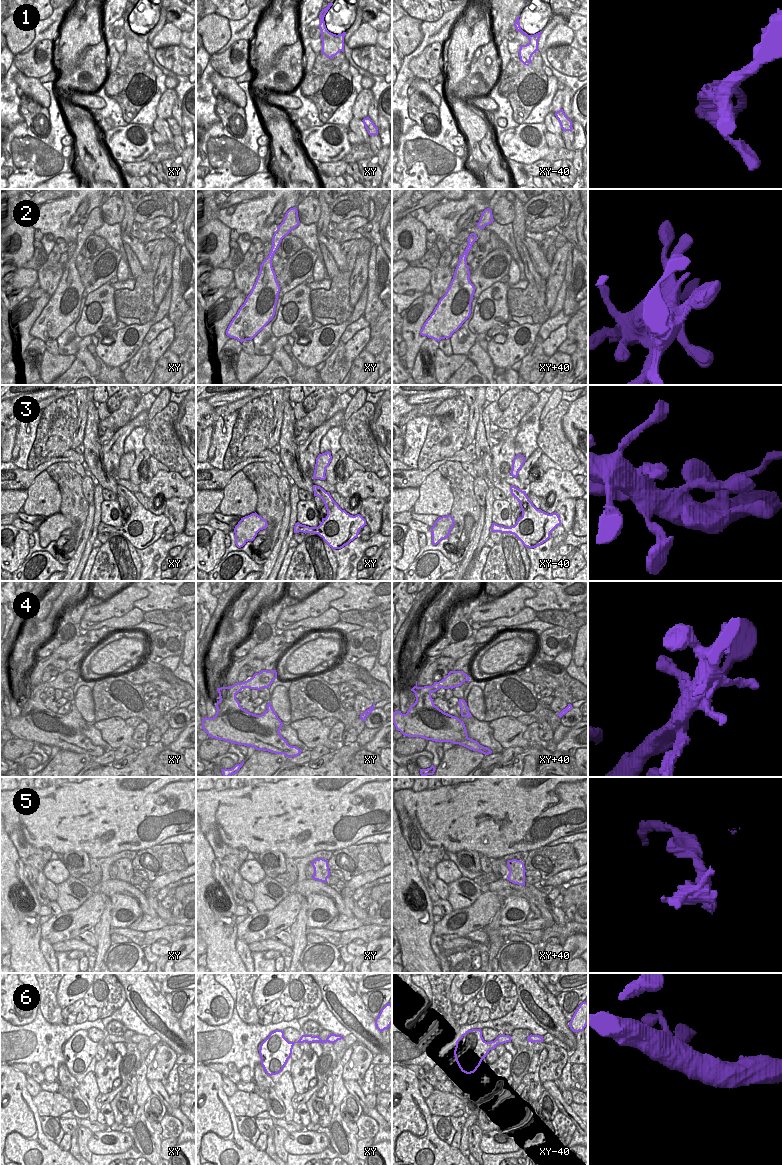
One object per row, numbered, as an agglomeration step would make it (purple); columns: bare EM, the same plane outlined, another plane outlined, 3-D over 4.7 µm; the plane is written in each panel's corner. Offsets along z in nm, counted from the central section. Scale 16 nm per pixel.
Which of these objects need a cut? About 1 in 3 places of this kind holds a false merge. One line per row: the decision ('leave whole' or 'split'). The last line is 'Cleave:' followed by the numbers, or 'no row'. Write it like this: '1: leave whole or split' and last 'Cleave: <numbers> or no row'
1: split
2: leave whole
3: leave whole
4: leave whole
5: split
6: leave whole
Cleave: 1, 5

